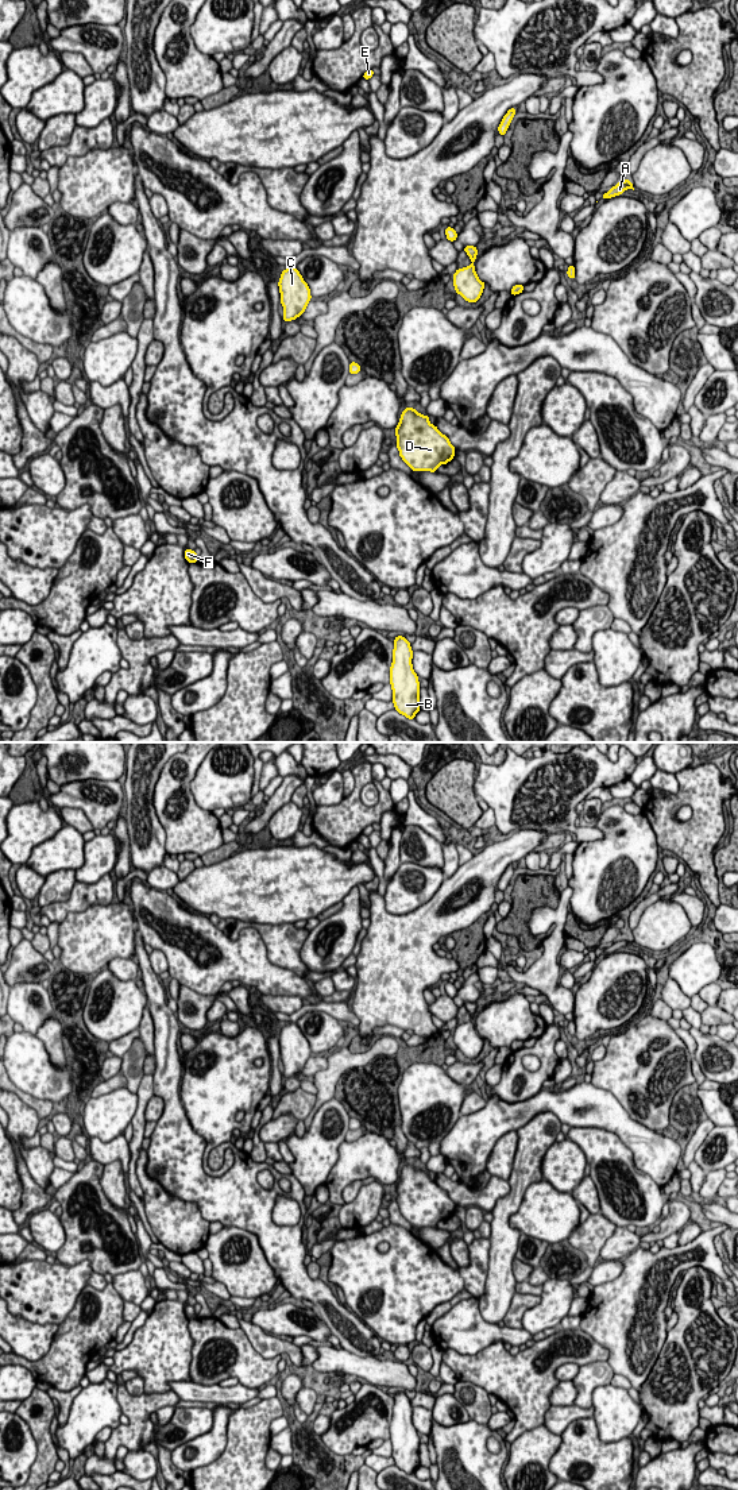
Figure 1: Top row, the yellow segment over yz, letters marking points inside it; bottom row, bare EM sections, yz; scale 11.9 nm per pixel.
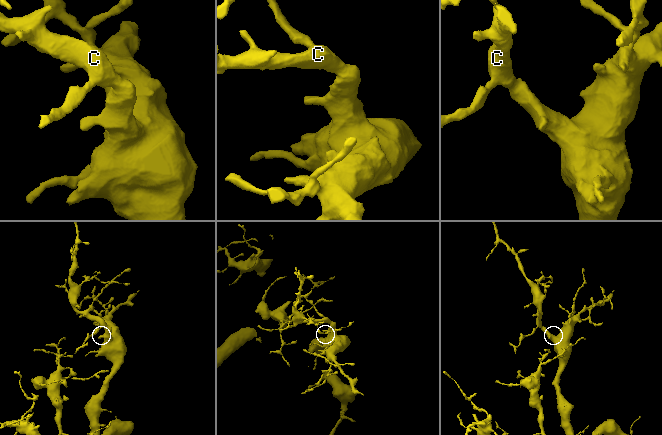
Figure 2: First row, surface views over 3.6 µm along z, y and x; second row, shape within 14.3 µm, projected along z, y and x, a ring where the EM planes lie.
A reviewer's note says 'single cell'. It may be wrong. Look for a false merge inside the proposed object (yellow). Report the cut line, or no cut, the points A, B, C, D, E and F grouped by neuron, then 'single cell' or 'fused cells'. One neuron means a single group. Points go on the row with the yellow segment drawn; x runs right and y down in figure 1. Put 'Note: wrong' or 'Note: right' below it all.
cut yz (196, 556), (192, 562); groups A B C D E / F; fused cells
Note: wrong

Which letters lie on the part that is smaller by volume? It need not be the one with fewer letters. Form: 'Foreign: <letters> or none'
Foreign: F

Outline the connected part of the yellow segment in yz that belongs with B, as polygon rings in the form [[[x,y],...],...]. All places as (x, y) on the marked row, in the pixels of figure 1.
[[[397,636],[390,667],[390,684],[395,710],[409,719],[414,719],[420,709],[420,682],[413,669],[413,651],[406,637]]]

